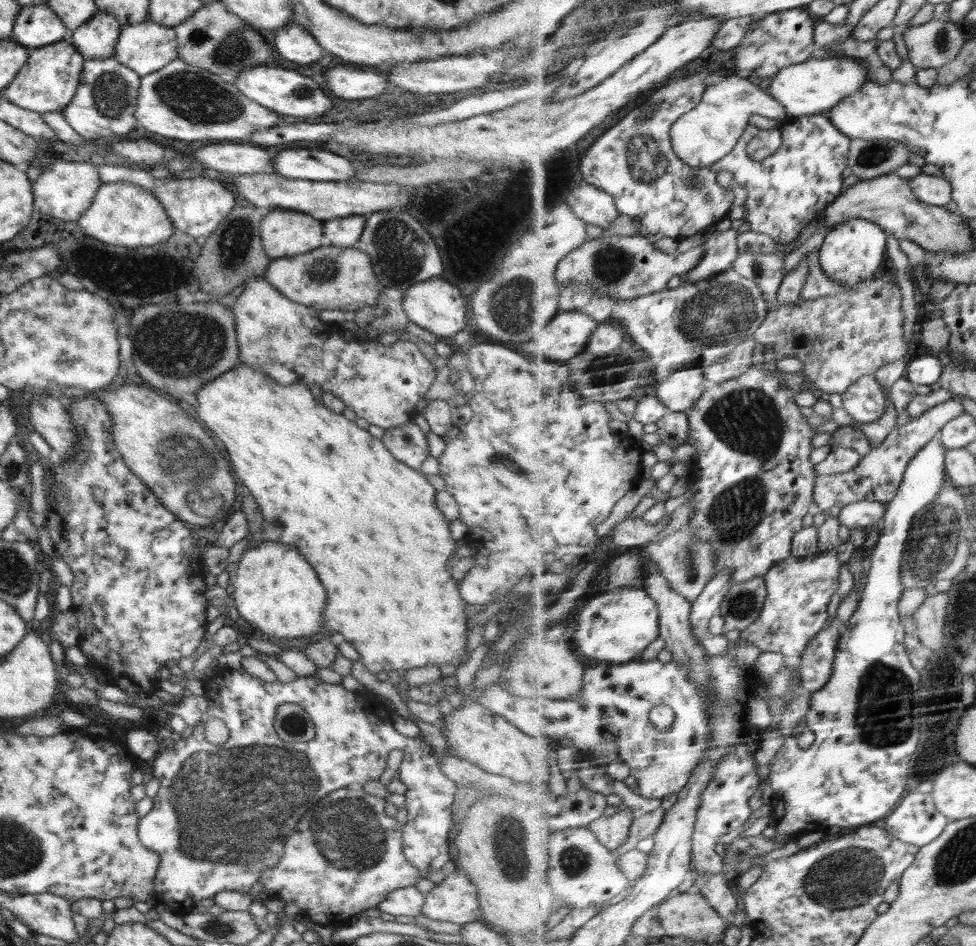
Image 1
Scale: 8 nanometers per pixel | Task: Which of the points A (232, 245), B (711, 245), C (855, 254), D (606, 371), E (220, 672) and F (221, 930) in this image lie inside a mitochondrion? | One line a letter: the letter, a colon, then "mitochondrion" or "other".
A: mitochondrion
B: other
C: other
D: mitochondrion
E: other
F: mitochondrion

